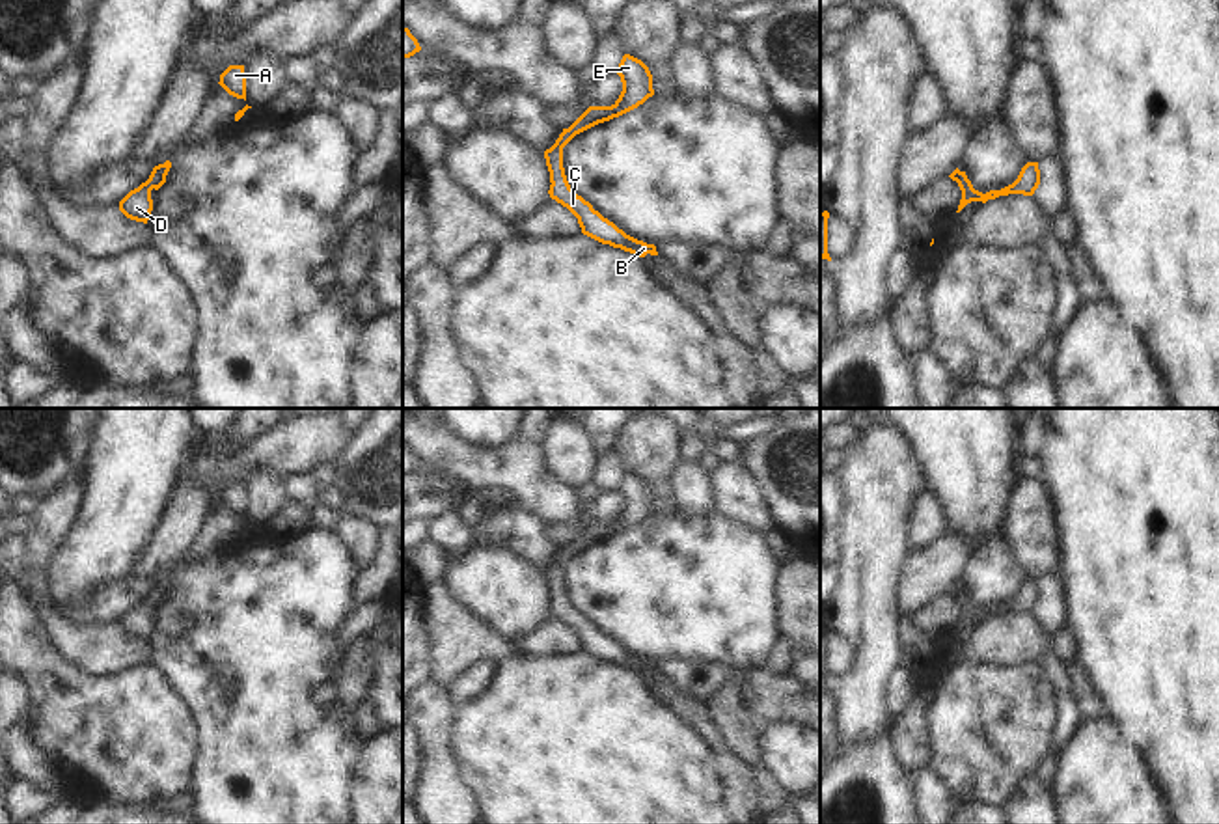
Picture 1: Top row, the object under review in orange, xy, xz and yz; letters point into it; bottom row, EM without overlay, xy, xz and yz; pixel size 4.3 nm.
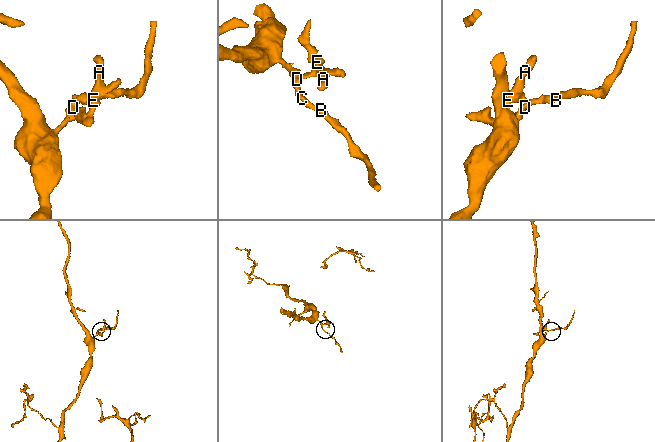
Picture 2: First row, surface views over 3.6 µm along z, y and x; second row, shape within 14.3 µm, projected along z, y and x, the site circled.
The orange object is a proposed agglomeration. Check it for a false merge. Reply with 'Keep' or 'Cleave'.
Keep.

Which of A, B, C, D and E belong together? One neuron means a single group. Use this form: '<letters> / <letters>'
A B C D E

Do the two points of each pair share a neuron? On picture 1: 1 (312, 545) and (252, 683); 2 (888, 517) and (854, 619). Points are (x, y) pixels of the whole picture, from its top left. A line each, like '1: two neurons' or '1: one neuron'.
1: one neuron
2: one neuron

